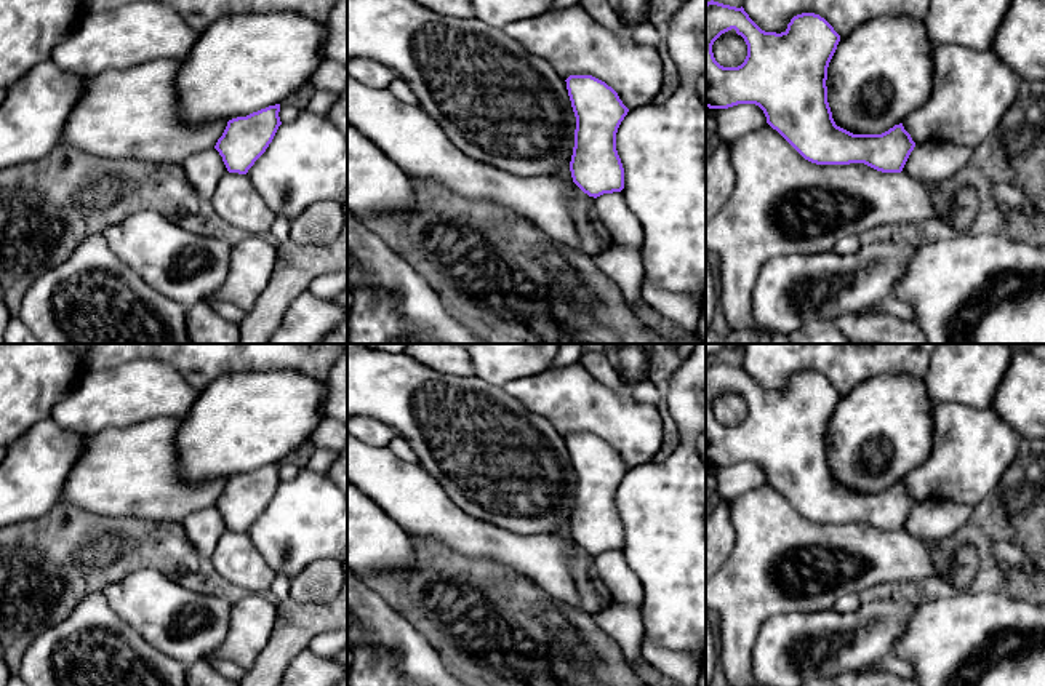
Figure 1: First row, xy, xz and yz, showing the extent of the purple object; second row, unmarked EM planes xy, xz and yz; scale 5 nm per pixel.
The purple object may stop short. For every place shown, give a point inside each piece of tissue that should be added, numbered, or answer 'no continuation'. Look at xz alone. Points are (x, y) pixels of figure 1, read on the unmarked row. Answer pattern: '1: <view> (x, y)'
no continuation

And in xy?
no continuation

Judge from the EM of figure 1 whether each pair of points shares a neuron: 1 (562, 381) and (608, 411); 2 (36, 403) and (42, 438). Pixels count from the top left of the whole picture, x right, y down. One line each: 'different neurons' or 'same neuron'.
1: same neuron
2: different neurons

